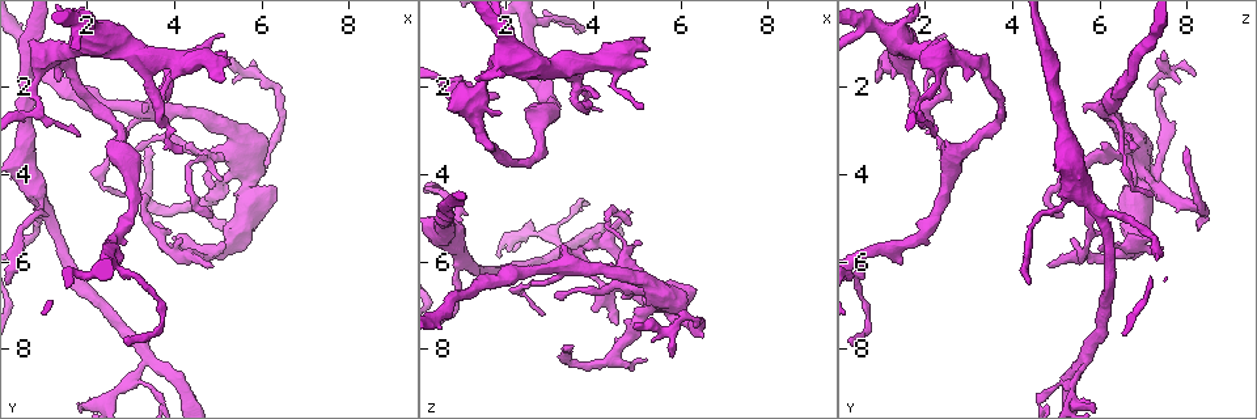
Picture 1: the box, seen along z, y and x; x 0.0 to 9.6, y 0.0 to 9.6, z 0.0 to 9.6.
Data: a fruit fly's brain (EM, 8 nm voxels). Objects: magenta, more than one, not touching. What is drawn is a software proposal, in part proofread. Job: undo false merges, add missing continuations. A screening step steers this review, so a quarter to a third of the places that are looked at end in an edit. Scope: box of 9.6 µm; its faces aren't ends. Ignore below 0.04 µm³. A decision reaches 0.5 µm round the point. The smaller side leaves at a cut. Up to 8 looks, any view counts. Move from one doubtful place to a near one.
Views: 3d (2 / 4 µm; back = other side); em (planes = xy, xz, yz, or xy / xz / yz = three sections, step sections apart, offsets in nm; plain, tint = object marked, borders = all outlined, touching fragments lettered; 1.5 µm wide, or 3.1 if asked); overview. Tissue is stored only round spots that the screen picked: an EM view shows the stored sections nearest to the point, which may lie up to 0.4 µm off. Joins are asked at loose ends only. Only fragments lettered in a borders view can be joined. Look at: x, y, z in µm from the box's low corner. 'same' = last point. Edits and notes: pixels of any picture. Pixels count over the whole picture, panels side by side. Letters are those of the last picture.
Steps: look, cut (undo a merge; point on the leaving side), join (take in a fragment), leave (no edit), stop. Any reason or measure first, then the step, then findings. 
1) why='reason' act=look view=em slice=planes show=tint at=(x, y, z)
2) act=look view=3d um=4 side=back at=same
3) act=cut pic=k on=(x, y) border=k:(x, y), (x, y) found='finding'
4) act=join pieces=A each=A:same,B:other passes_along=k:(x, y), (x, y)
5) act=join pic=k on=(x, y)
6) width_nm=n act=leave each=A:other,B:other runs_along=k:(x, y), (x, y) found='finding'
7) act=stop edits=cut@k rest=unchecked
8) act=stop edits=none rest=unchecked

why='abrupt turn' act=look view=em slice=planes show=tint at=(0.85, 1.90, 2.30)

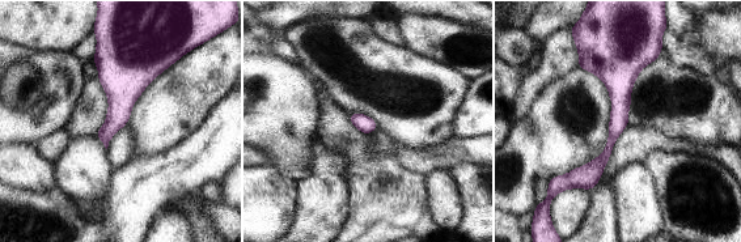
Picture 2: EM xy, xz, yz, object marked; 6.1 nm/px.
why='see the neighbours' act=look view=em slice=planes show=borders at=same

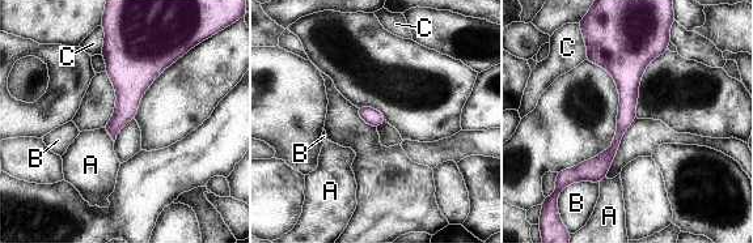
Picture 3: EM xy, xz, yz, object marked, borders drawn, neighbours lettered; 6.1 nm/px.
act=leave each=A:other,B:other,C:other runs_along=3:(621, 41), (627, 114), (613, 149), (576, 178) found='all the same cell'

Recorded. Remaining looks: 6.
why='a fork' act=look view=em slice=planes show=borders at=(3.35, 1.60, 1.60)

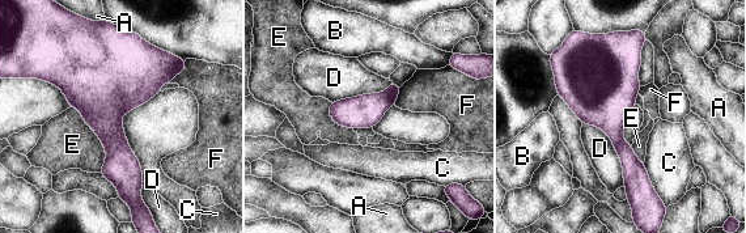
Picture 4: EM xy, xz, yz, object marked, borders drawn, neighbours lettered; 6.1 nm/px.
longest_contact=D:480nm act=leave each=A:other,B:other,C:other,D:other,E:other,F:other border=4:(71, 106), (104, 147), (100, 172) found='one cell here'

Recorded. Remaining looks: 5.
why='an open end' act=look view=em slice=xz step=4 show=borders at=(5.80, 1.65, 8.20)

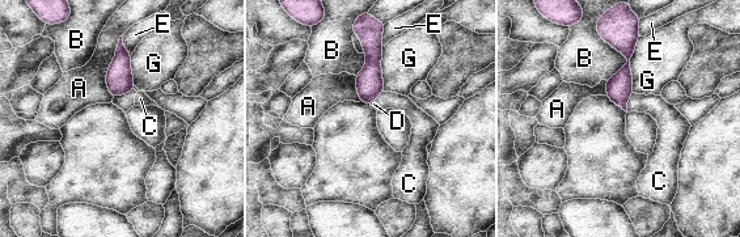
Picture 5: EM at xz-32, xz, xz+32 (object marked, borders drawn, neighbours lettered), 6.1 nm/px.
why='cut it another way' act=look view=em slice=planes show=borders at=same

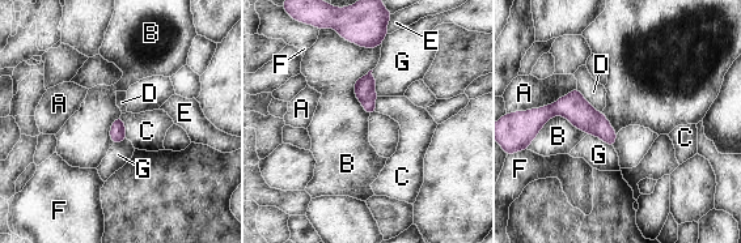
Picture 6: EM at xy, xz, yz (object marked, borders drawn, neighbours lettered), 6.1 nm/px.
width_nm=100 act=leave each=A:other,B:other,C:other,D:other,E:other,F:other,G:other border=6:(587, 132), (554, 115), (529, 145) found='none of them fits'

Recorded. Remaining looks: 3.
act=stop edits=none rest=unchecked

